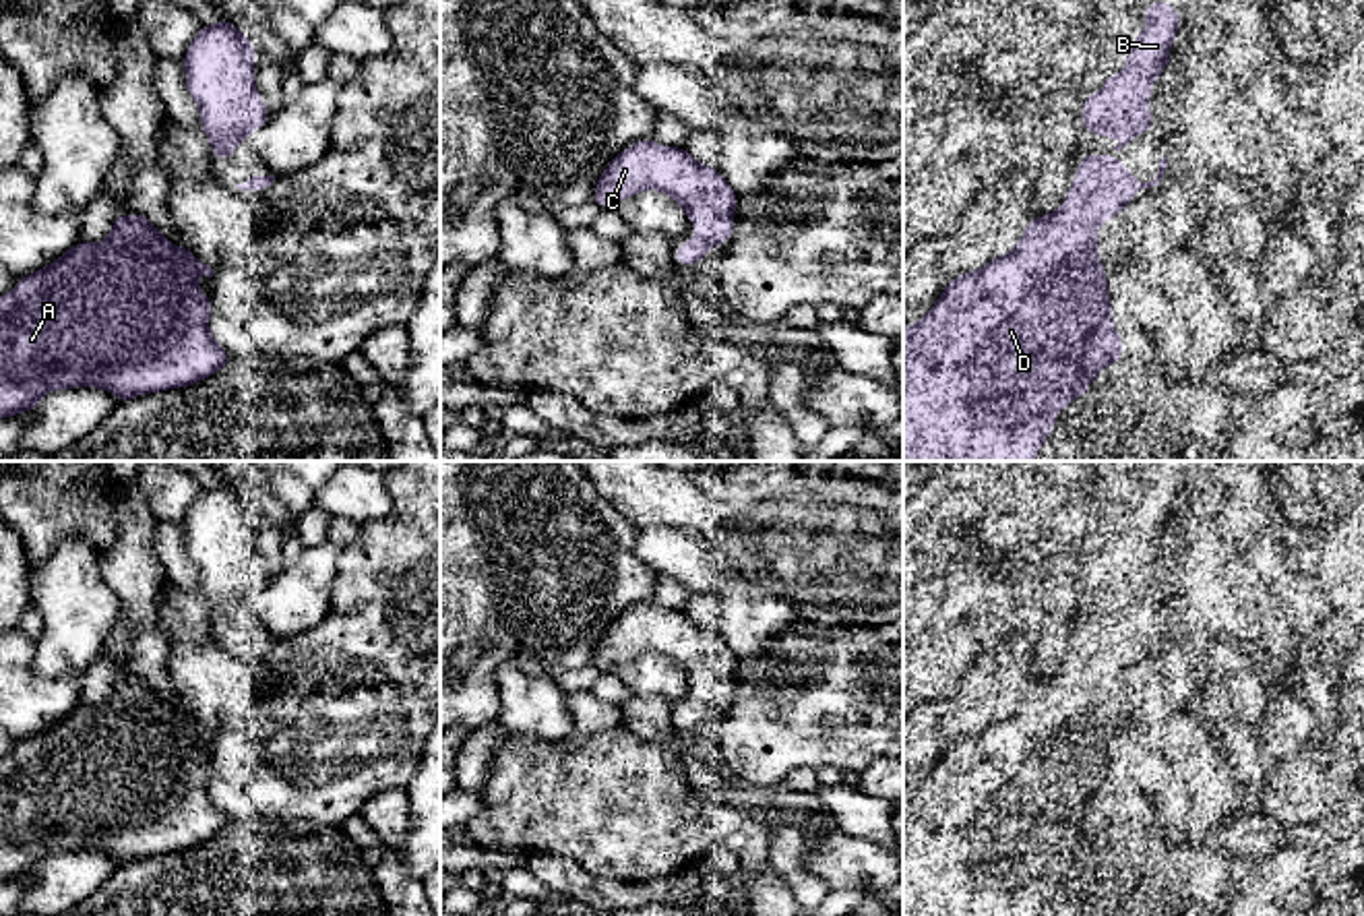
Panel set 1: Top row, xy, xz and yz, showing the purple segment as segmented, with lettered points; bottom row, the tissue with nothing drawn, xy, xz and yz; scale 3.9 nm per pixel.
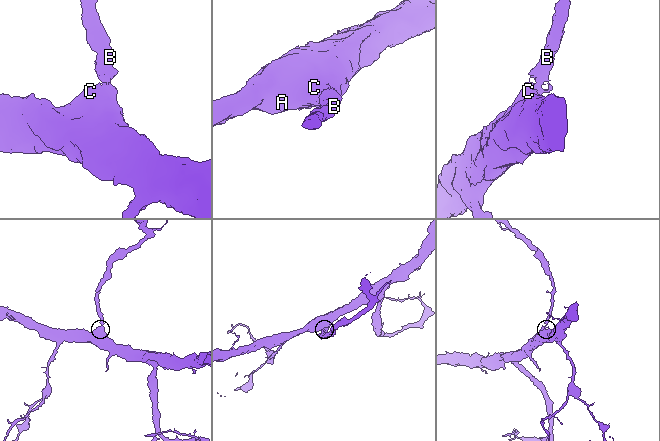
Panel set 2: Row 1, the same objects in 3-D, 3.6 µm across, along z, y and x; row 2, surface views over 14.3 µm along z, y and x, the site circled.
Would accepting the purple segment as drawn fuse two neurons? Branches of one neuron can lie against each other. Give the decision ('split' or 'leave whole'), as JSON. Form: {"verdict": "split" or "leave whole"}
{"verdict": "leave whole"}

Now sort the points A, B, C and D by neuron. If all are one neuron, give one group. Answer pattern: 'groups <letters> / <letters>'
groups A B C D

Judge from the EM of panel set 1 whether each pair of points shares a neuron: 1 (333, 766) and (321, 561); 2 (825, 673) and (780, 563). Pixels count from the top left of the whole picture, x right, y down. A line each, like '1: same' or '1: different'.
1: different
2: different

